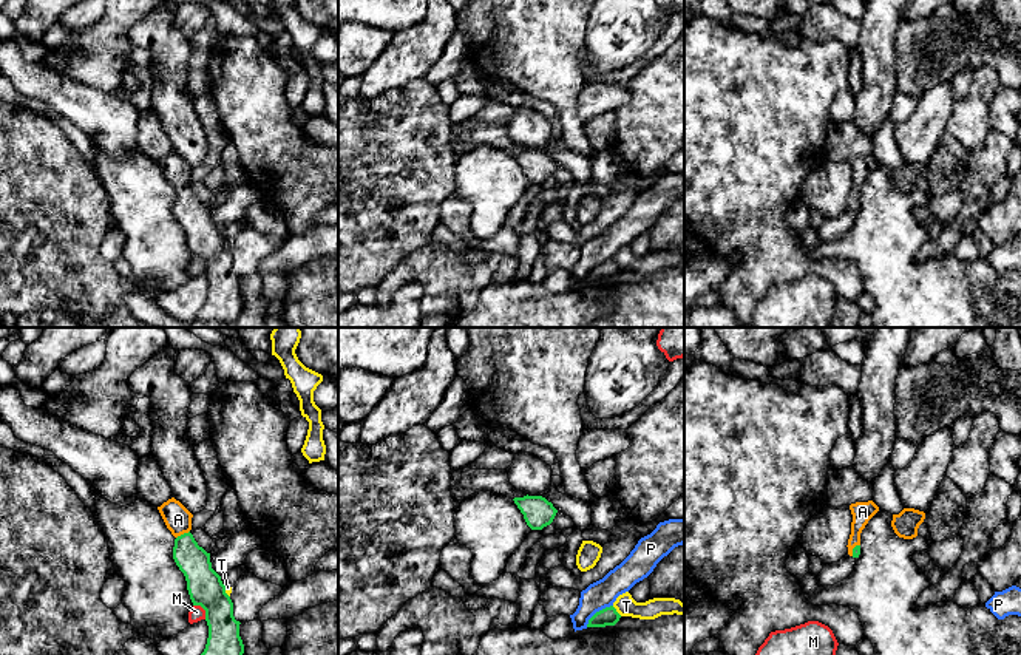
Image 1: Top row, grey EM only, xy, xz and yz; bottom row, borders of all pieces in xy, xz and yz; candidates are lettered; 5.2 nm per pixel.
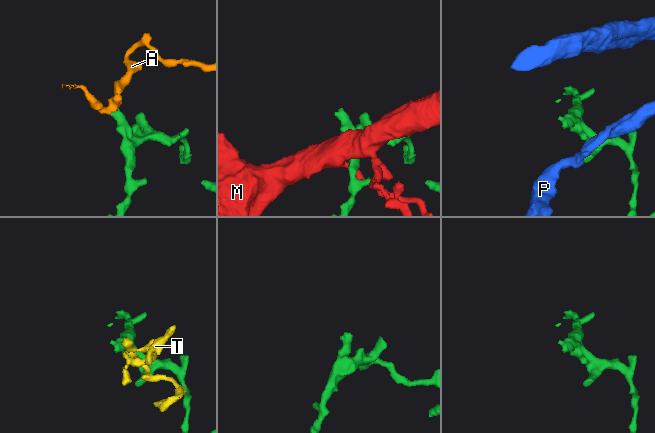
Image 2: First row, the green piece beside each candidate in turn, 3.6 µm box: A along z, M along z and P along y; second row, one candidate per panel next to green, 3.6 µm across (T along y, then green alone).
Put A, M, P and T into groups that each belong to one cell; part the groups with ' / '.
A / M T / P

